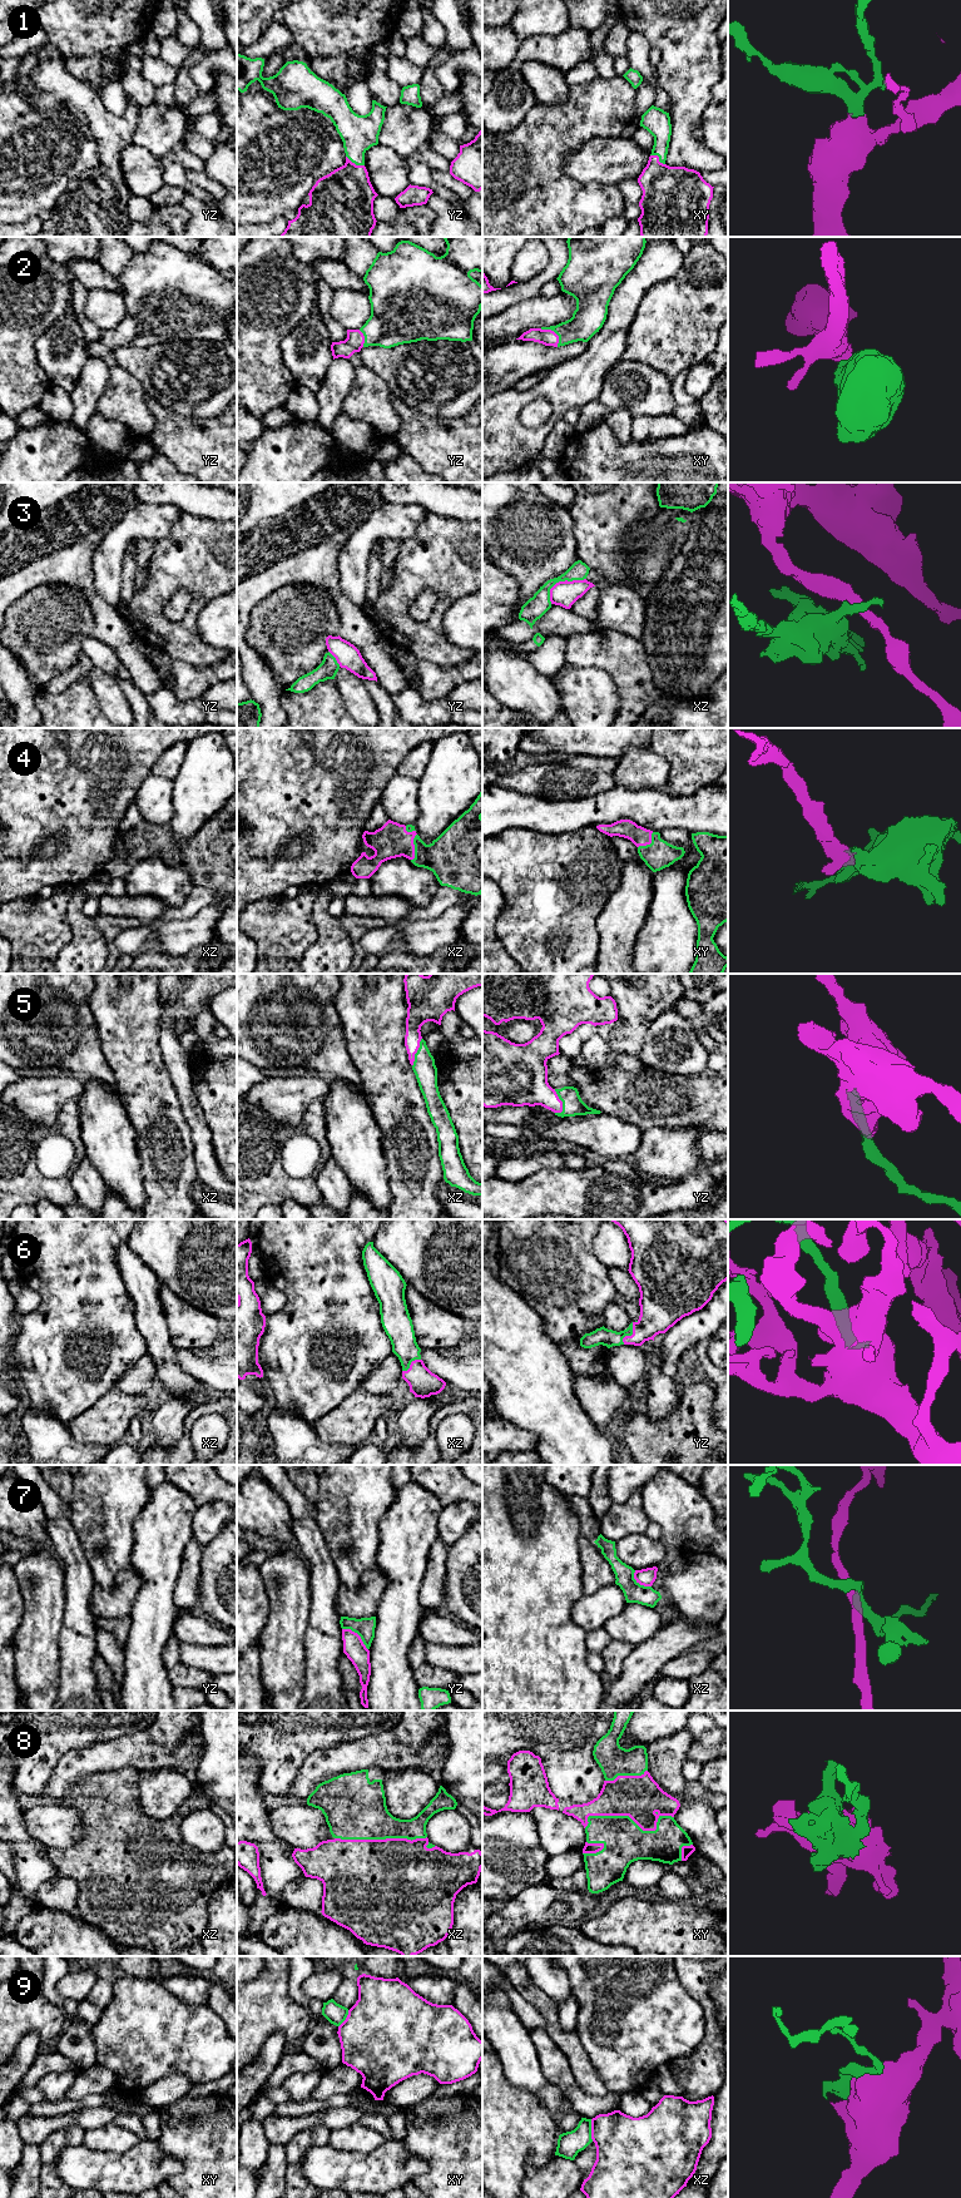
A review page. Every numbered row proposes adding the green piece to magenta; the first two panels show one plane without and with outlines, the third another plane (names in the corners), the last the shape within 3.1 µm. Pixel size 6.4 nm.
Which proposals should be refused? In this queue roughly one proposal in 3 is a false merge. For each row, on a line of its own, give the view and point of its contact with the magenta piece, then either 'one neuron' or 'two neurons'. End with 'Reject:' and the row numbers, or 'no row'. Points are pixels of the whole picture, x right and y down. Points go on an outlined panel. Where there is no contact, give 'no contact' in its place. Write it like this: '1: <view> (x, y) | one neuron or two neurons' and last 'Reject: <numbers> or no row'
1: yz (353, 163) | one neuron
2: xy (554, 332) | one neuron
3: xz (560, 582) | two neurons
4: xz (414, 847) | one neuron
5: yz (561, 1102) | one neuron
6: yz (632, 1335) | one neuron
7: yz (357, 1634) | two neurons
8: xy (629, 1816) | one neuron
9: xz (592, 2130) | one neuron
Reject: 3, 7

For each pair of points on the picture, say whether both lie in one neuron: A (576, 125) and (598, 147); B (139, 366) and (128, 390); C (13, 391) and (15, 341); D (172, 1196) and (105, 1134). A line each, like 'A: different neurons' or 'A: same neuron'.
A: different neurons
B: different neurons
C: same neuron
D: different neurons

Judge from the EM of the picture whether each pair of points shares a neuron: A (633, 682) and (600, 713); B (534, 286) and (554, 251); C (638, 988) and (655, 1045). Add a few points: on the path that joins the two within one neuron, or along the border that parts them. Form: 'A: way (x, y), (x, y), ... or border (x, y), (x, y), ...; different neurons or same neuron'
A: border (604, 669), (617, 687), (617, 714); different neurons
B: way (543, 277), (554, 266), (554, 260); same neuron
C: border (673, 1006), (664, 1010), (649, 1026), (639, 1053); different neurons

